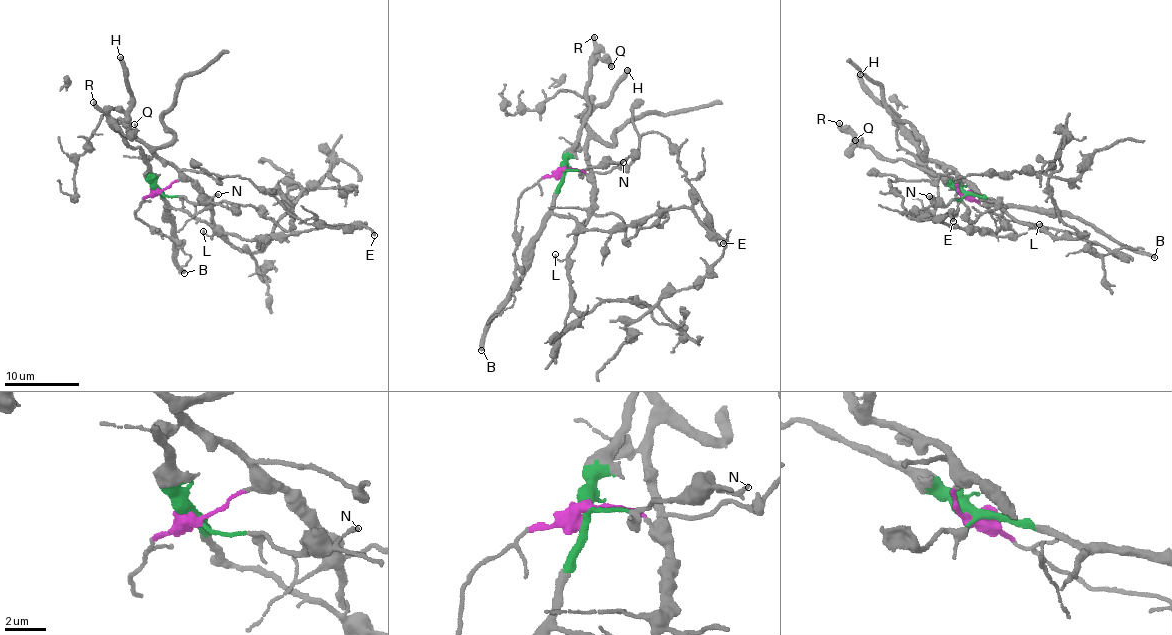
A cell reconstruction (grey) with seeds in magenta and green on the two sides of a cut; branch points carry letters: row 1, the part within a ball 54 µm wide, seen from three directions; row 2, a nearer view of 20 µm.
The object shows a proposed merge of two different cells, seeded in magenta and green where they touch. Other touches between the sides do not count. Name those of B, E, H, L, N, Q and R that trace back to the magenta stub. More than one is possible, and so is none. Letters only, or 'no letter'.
H, L

